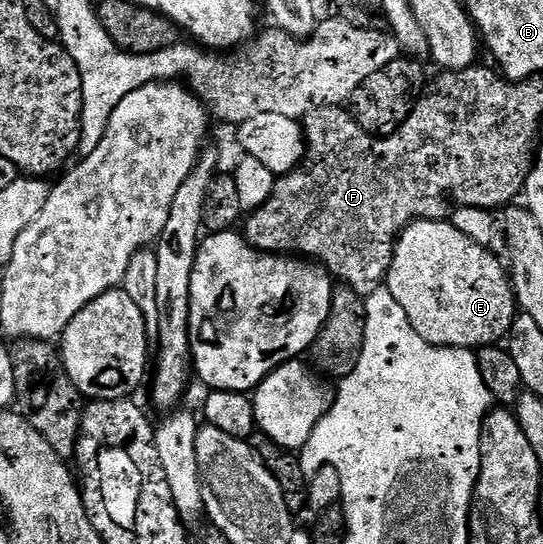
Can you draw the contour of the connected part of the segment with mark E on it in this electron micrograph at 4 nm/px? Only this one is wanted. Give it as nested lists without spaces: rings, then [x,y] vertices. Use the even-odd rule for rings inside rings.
[[[450,221],[411,223],[399,235],[389,257],[385,288],[405,308],[405,316],[409,316],[409,324],[413,324],[421,340],[434,346],[478,348],[502,343],[510,335],[517,317],[517,303],[508,267],[504,263],[502,266],[500,259],[481,248],[481,244],[469,240],[465,232],[457,232]]]

